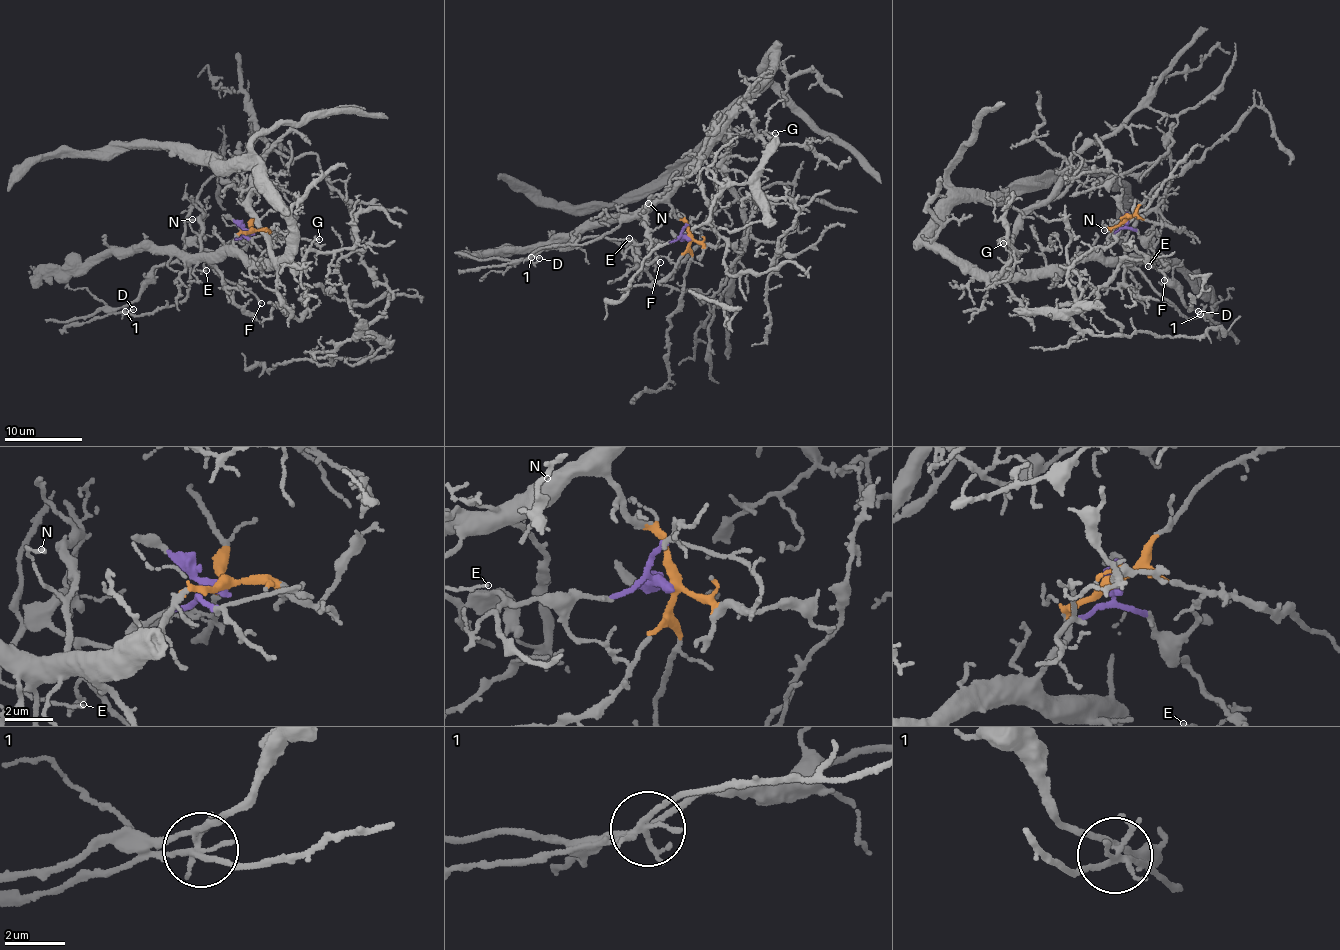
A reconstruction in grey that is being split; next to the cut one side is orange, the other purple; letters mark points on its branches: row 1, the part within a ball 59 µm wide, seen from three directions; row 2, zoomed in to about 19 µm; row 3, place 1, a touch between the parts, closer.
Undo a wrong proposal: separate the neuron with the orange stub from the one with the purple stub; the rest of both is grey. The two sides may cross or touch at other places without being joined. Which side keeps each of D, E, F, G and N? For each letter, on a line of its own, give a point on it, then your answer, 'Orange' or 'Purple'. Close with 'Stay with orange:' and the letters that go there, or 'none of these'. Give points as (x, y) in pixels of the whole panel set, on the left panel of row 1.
D: Place: (133, 309). Purple
E: Place: (206, 270). Purple
F: Place: (261, 303). Purple
G: Place: (319, 239). Orange
N: Place: (192, 219). Orange
Stay with orange: G, N

